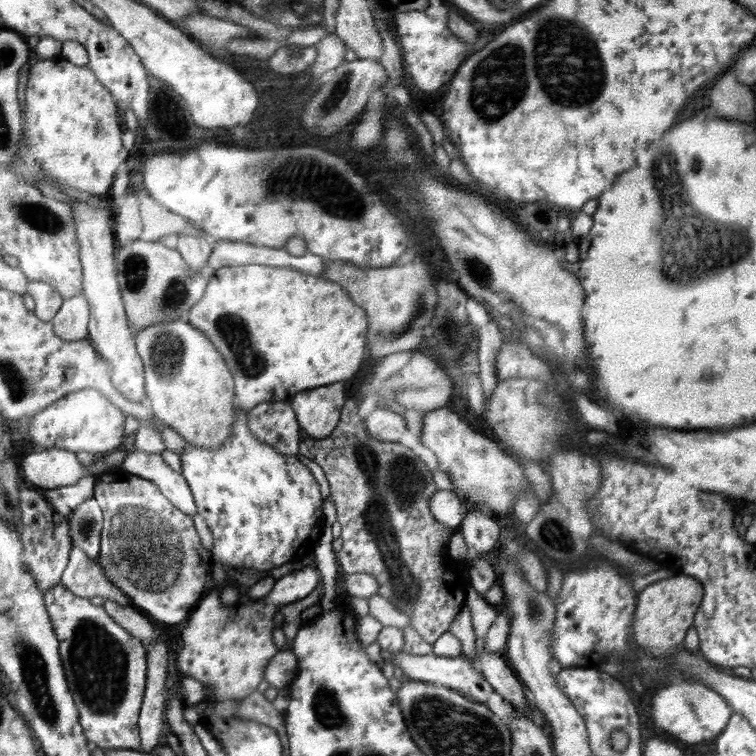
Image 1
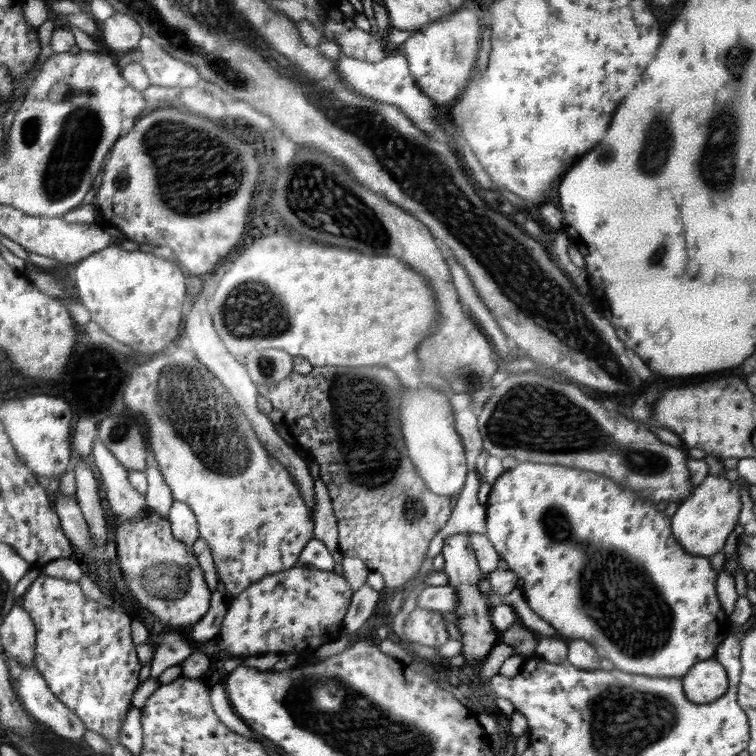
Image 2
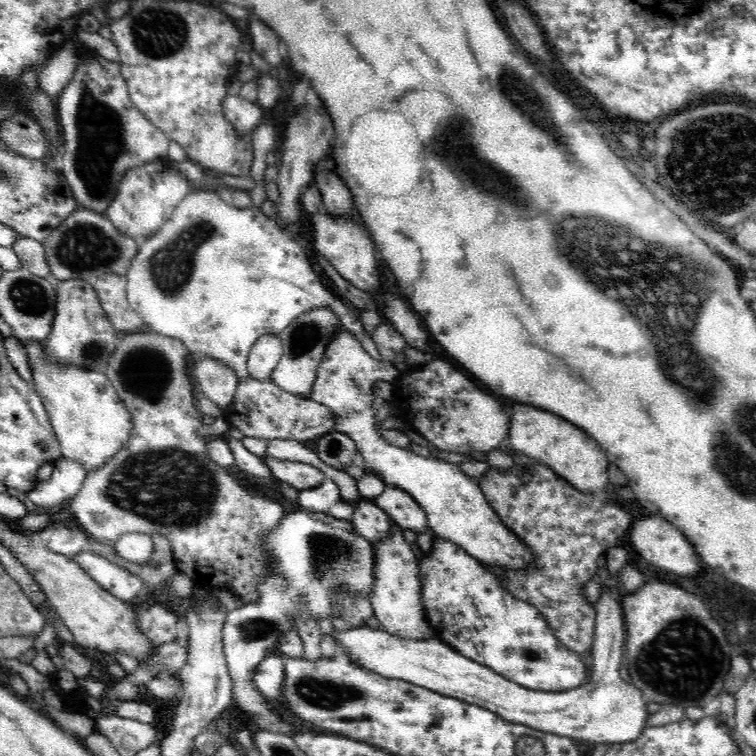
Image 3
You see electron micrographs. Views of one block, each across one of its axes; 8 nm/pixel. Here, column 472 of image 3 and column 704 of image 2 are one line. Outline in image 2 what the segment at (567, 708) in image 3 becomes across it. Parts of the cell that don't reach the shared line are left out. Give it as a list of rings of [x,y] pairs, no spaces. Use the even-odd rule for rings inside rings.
[[[714,658],[697,662],[681,681],[686,699],[696,705],[714,702],[729,687],[726,669]]]

